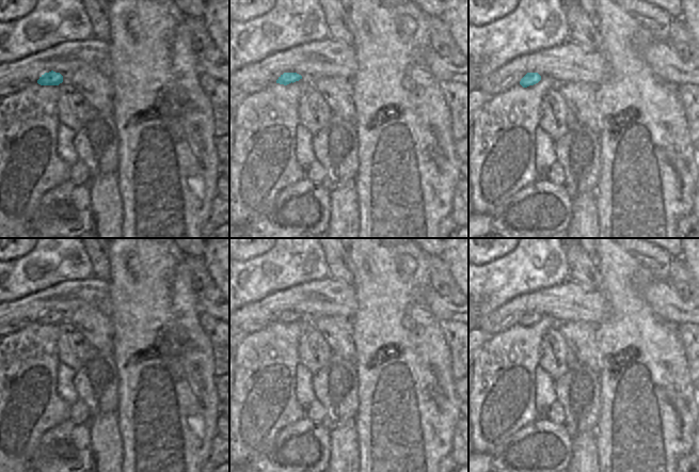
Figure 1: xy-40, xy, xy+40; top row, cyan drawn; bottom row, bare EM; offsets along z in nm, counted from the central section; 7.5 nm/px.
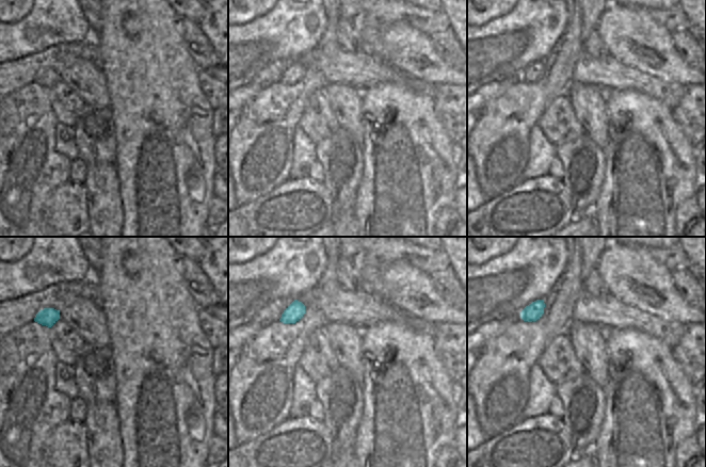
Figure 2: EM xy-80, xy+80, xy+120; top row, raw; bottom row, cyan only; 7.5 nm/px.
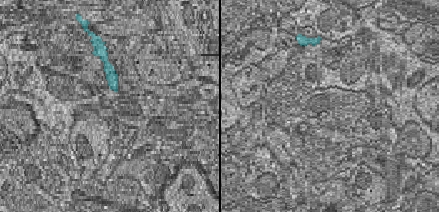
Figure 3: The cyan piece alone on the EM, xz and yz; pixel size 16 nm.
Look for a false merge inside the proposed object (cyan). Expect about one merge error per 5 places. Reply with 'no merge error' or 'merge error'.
no merge error

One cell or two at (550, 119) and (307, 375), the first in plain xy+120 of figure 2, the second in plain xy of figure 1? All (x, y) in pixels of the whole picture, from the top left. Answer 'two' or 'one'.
two

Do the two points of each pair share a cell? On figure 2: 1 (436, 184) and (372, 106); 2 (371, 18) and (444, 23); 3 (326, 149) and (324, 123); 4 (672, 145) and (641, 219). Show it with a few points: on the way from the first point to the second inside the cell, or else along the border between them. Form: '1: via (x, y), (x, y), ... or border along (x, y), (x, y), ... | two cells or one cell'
1: via (411, 159), (407, 156), (399, 124), (398, 109) | one cell
2: via (389, 13), (410, 13), (417, 19), (426, 21) | one cell
3: border along (341, 127), (316, 144) | two cells
4: via (662, 163), (662, 171), (641, 192), (641, 200) | one cell

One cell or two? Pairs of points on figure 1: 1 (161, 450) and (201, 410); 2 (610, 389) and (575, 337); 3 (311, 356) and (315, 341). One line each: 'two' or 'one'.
1: one
2: two
3: one

